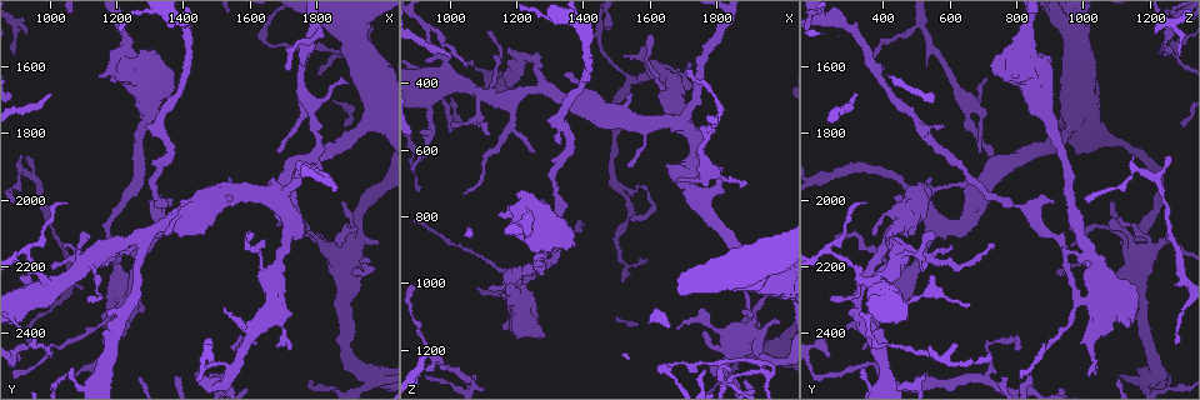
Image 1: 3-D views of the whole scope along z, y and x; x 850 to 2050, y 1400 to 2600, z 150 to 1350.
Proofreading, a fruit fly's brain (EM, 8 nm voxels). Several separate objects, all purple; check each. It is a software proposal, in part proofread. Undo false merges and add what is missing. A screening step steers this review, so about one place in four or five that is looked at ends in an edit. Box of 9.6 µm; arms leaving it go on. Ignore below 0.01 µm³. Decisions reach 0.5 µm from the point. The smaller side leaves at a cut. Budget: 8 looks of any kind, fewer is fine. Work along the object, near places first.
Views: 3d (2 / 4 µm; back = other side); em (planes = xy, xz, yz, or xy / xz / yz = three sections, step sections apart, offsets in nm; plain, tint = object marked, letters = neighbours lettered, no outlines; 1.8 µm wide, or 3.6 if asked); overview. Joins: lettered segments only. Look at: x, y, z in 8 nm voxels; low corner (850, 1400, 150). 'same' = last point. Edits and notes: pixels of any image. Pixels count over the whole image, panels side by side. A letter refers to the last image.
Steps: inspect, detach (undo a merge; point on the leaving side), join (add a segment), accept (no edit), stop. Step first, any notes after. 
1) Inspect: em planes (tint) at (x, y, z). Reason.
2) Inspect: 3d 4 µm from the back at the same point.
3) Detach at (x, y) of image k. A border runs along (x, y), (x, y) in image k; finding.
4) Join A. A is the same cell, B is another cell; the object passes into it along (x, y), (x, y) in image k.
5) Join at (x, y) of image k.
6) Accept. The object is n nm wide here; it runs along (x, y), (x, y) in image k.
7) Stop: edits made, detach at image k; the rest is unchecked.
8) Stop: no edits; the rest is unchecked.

Inspect: em planes (letters) at (1110, 2300, 240). Branch stops here.

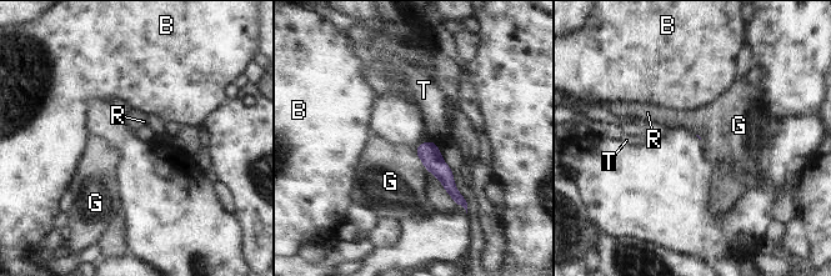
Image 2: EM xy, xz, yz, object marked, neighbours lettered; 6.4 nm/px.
Accept. B, G, R and T are other cells; a border runs along (414, 147), (421, 164), (429, 171) in image 2; no lettered segment goes on from it.

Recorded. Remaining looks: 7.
Inspect: em xy step 4 (letters) at (1340, 2100, 380). Tapers out.

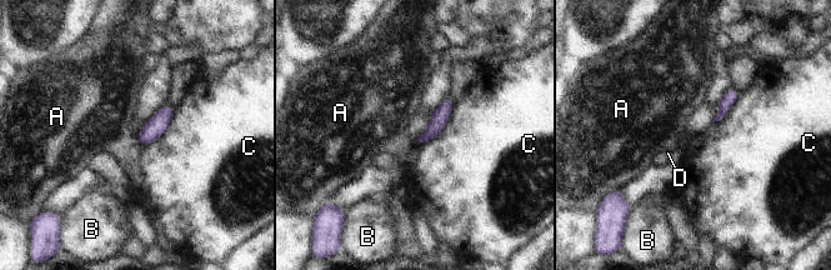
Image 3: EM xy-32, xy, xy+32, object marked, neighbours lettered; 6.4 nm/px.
Accept. A, B, C and D are other cells; a border runs along (135, 135), (143, 145) in image 3; none of them fits.

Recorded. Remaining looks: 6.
Inspect: 3d 2 µm at (1120, 2180, 440). Looks like a crossing.

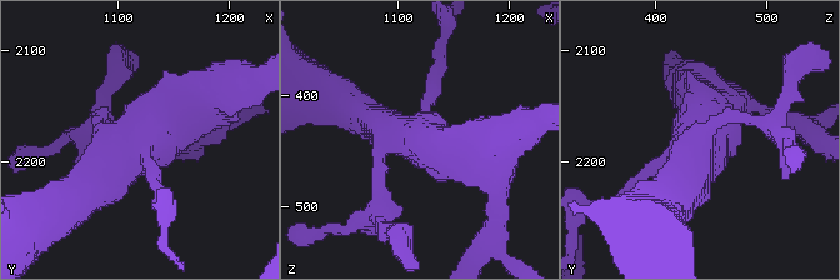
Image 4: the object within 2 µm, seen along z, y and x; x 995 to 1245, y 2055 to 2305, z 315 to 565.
Inspect: em planes (tint) at (1110, 2190, 434). 4 arms meet here; need the tissue.

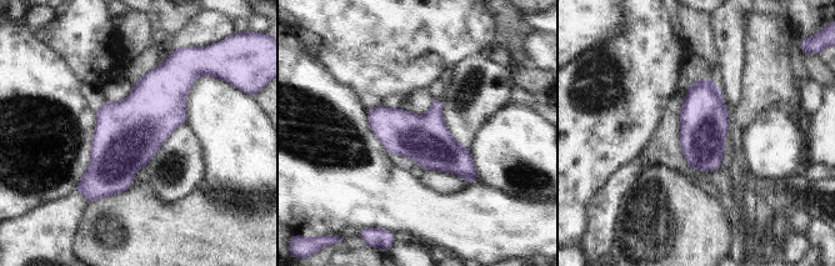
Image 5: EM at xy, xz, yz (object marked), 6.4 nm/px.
Inspect: em planes (letters) at the same point.

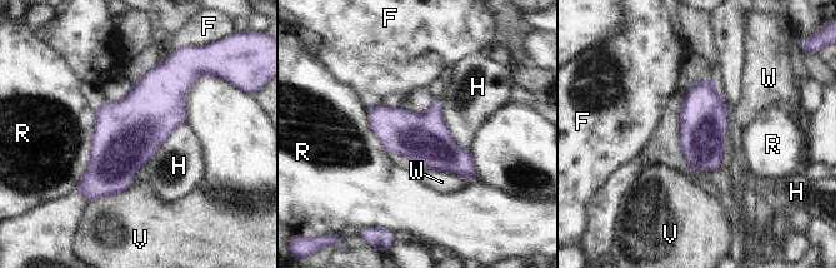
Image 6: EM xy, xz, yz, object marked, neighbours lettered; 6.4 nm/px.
Accept. F, H, R, V and W are other cells; a border runs along (440, 98), (445, 127), (467, 148) in image 6; continuous, no second neuron.

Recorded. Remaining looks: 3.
Stop: no edits; the rest is unchecked.

